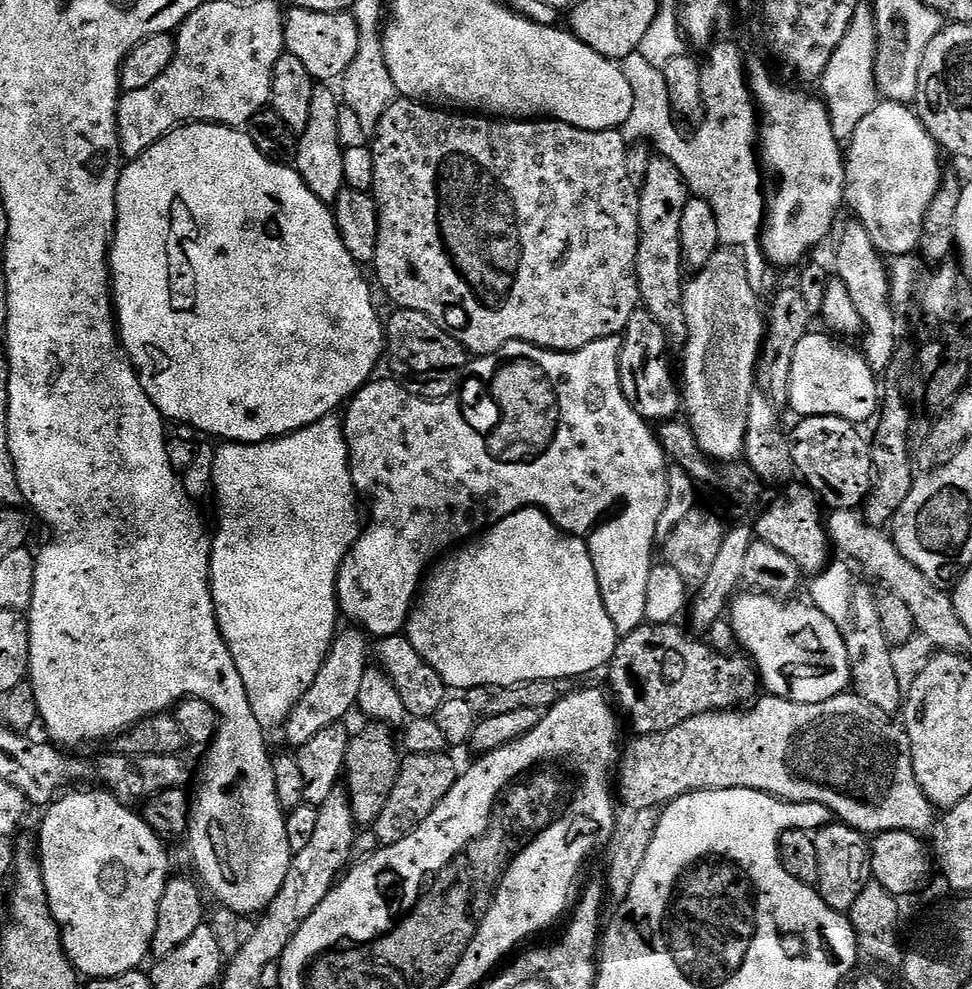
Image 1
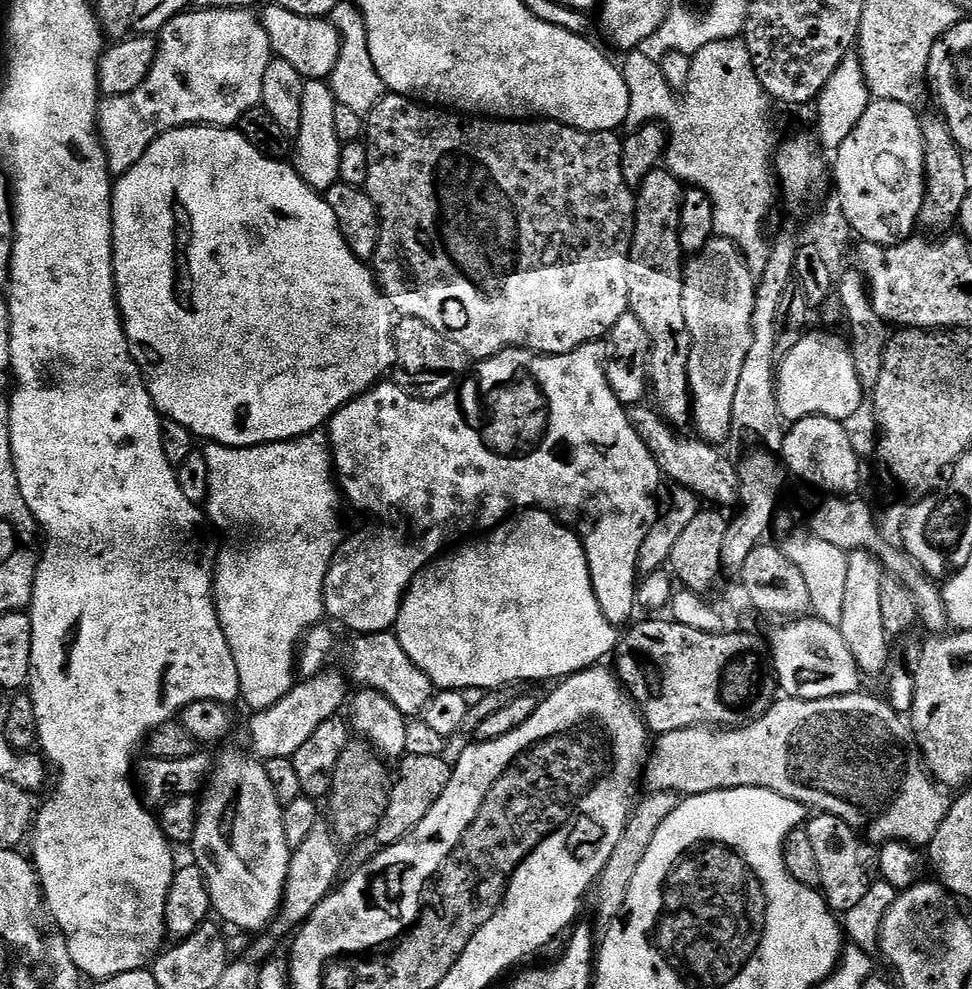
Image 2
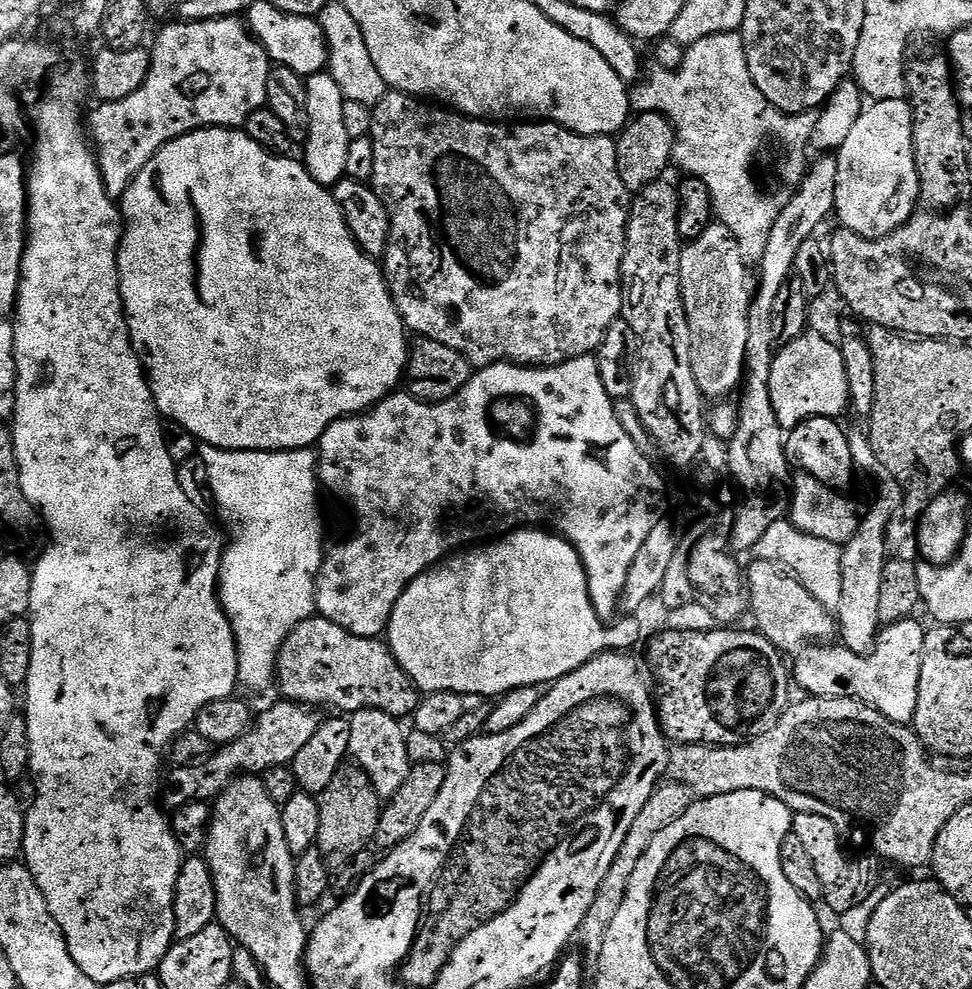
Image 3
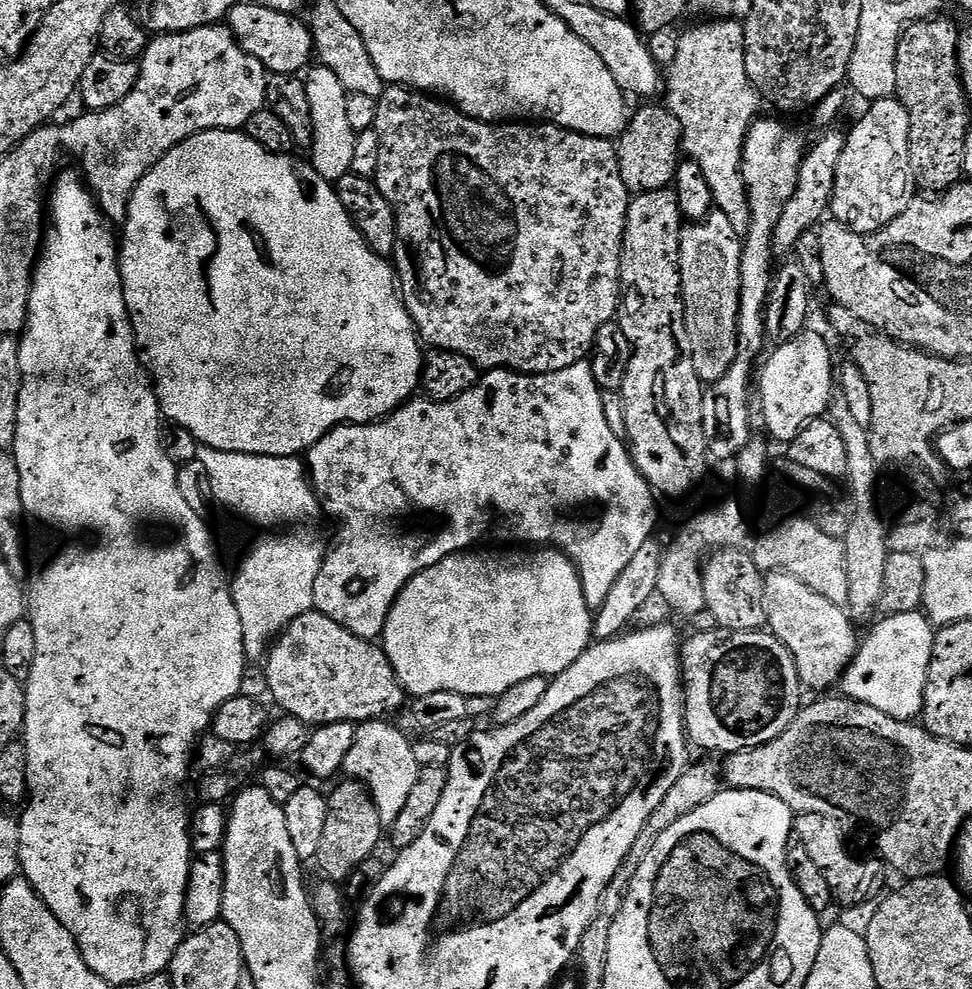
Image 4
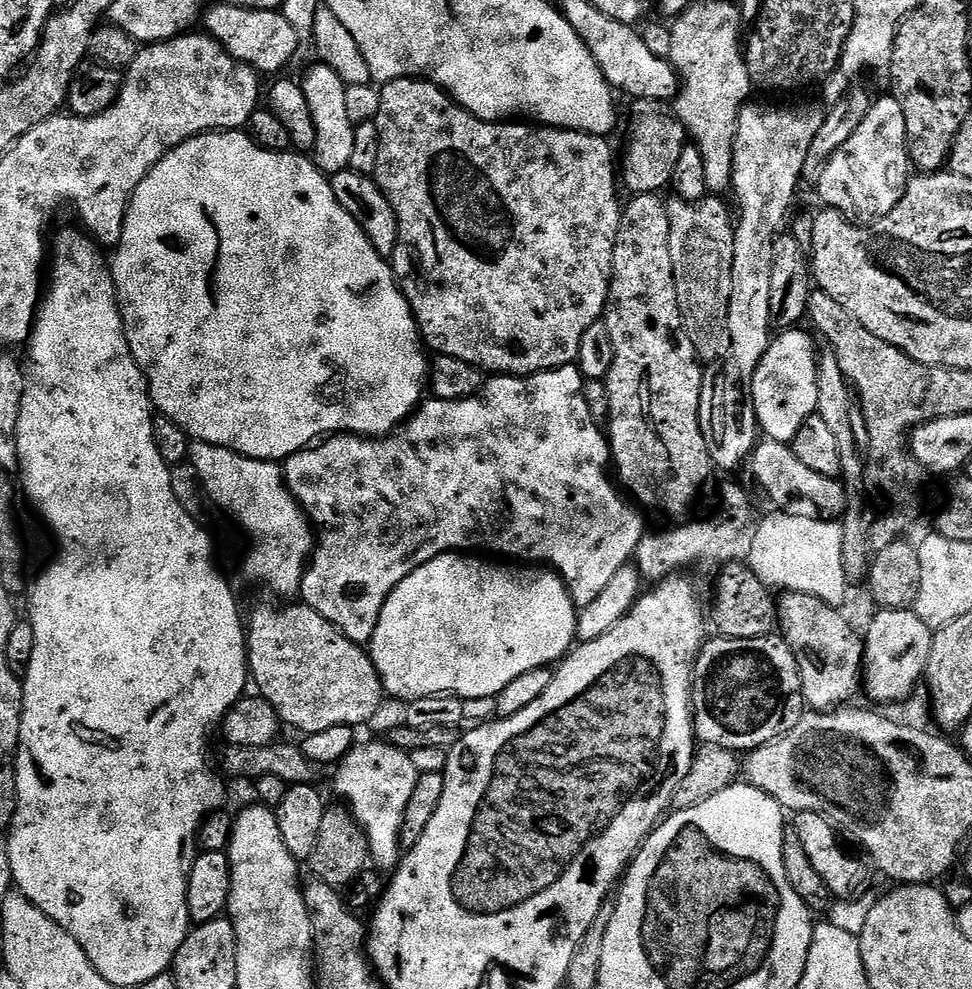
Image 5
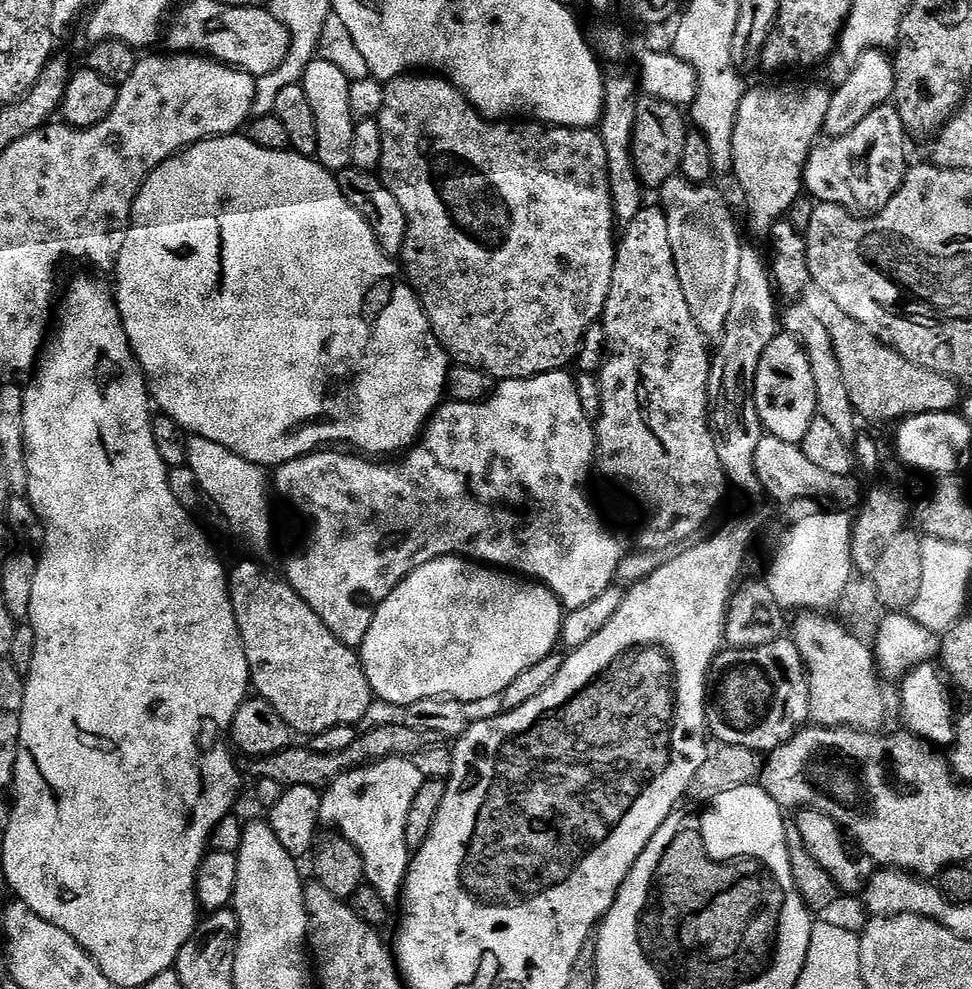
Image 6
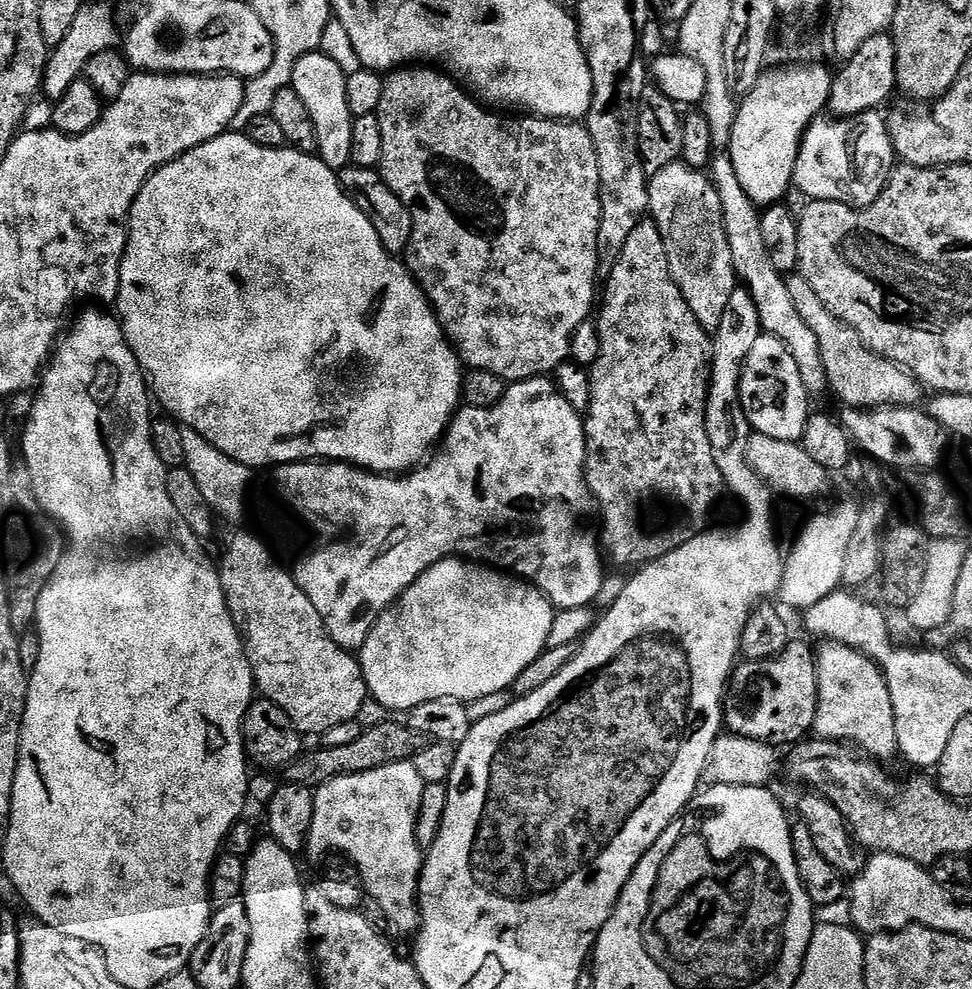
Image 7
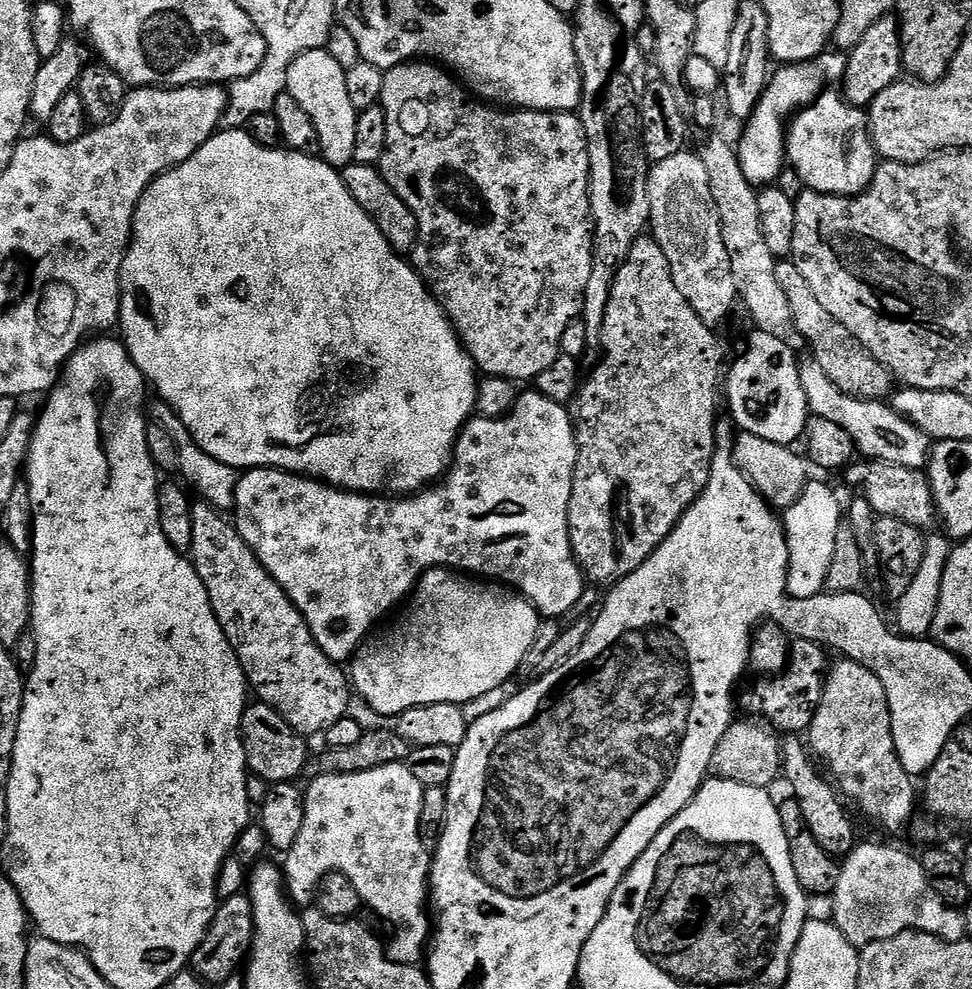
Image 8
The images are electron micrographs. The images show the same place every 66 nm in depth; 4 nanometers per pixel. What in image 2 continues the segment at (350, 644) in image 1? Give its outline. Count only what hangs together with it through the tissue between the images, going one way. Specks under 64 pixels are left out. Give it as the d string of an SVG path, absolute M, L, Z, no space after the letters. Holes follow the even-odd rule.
M328 668L316 676L303 679L293 685L291 691L274 706L255 713L248 732L251 753L261 761L284 757L291 759L322 723L335 719L341 713L340 708L347 705L350 698L349 681L341 672Z

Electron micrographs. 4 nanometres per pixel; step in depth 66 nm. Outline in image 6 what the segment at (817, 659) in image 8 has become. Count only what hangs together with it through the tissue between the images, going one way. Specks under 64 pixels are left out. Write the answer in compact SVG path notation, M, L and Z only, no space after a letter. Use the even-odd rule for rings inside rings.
M781 638L770 642L766 646L757 648L729 648L725 647L712 660L710 673L710 695L708 697L708 730L719 743L733 744L734 746L746 746L750 750L761 754L773 752L780 744L786 743L791 736L796 735L801 728L809 723L810 694L808 693L808 673L804 671L804 659L798 650L796 642L792 638Z

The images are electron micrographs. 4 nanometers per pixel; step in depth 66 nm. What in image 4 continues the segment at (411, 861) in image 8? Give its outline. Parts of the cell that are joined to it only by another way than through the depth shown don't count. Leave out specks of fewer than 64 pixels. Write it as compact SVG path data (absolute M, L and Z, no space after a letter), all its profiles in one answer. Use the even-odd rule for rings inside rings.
M384 718L365 720L356 724L354 746L350 746L350 754L346 754L343 771L351 779L361 783L368 789L372 804L380 816L380 823L390 826L394 818L398 818L402 806L406 806L406 798L410 798L410 790L414 790L414 782L418 782L421 766L414 758L413 741L409 733L396 728Z

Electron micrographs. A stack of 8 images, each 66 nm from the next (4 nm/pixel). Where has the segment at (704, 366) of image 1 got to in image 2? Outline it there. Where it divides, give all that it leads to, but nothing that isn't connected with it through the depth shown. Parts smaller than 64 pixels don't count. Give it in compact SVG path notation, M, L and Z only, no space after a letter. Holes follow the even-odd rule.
M711 239L697 255L693 255L684 266L684 289L682 310L686 310L686 326L690 330L692 349L688 363L688 385L692 391L691 419L696 420L699 439L710 445L720 446L732 435L732 411L734 394L738 391L738 377L742 375L742 362L752 341L752 315L756 301L757 277L750 274L744 258L729 240Z

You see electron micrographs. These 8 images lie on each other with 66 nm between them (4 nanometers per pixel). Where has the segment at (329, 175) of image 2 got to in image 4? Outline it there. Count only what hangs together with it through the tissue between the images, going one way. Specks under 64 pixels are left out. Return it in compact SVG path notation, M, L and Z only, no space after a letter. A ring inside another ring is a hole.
M323 66L309 67L303 82L306 94L310 98L310 115L314 118L314 138L310 149L312 169L329 182L341 180L343 176L351 173L357 134L350 130L346 111L346 98L349 92L339 82L338 75L334 74L332 69Z

